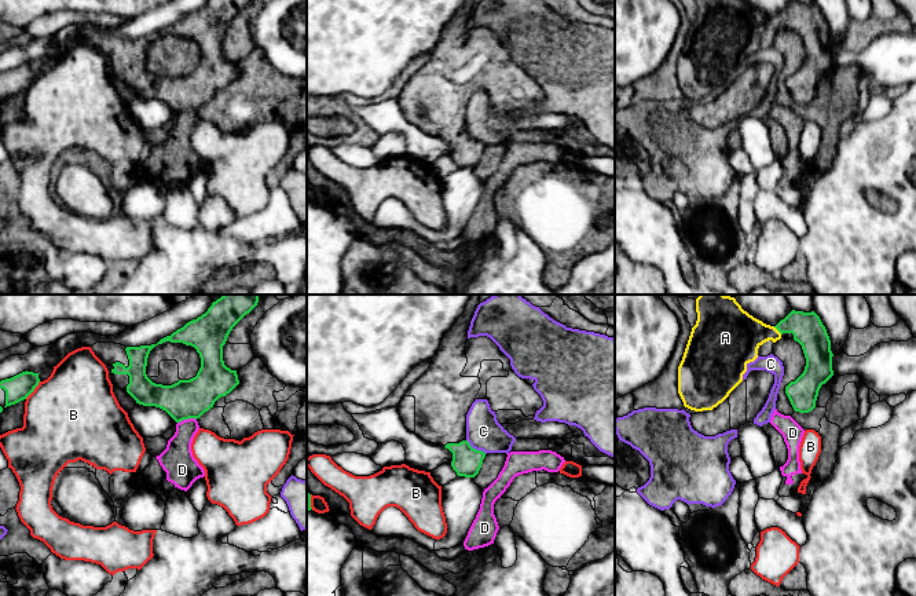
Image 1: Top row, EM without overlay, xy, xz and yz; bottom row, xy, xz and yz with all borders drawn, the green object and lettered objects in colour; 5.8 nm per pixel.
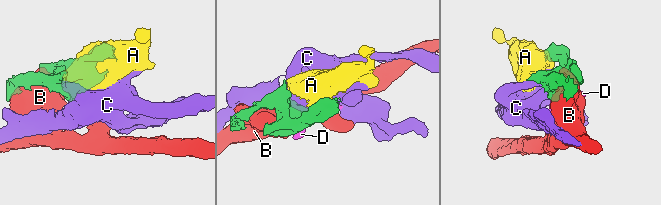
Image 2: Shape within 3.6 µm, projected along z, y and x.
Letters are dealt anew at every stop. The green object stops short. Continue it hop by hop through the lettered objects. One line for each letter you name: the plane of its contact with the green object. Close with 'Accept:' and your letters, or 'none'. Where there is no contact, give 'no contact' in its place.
A: contact in yz
Accept: A

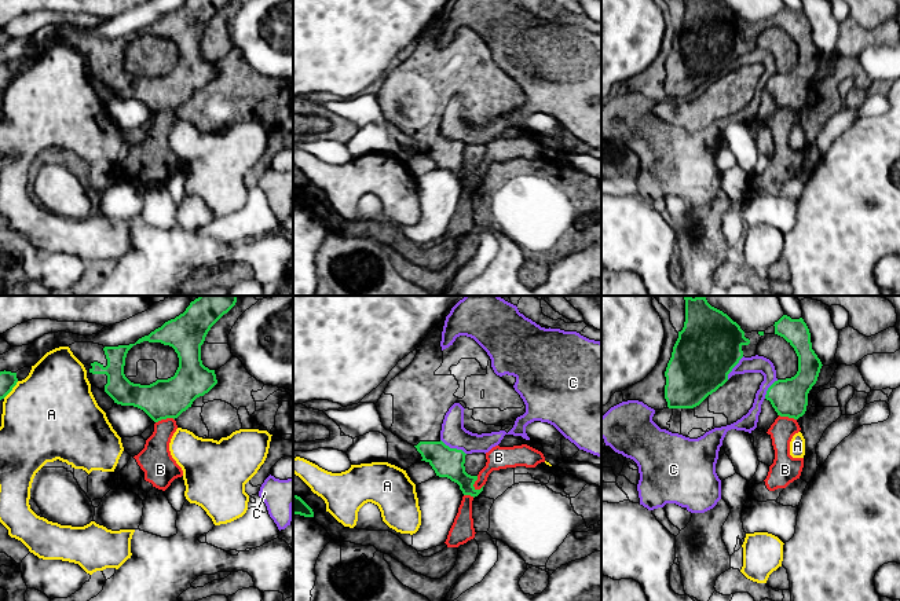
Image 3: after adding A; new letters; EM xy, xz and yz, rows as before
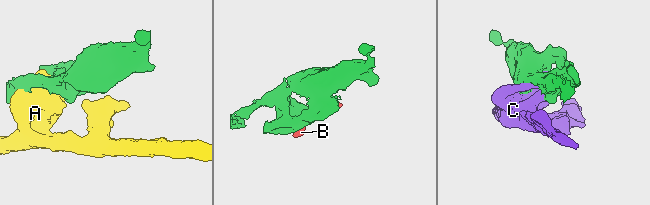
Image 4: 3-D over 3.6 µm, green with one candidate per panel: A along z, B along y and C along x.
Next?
Accept: none

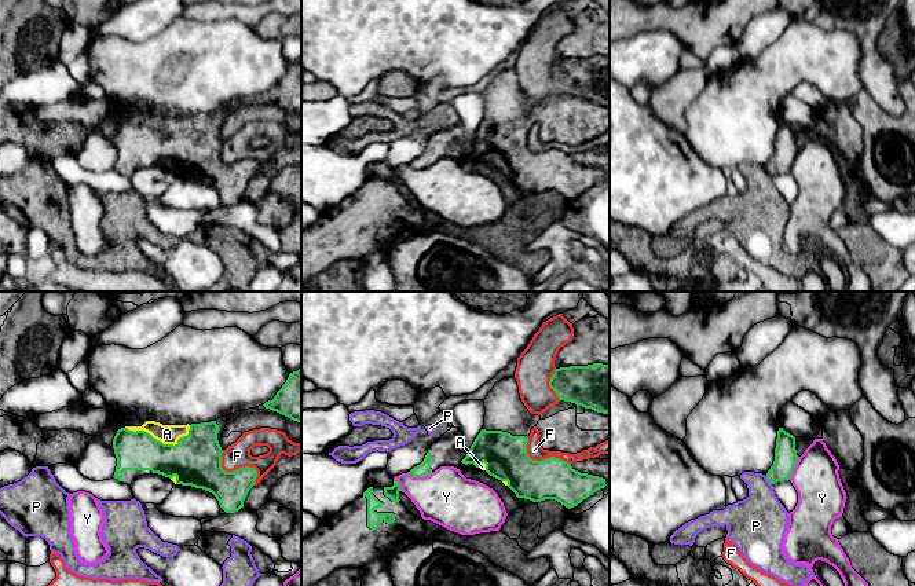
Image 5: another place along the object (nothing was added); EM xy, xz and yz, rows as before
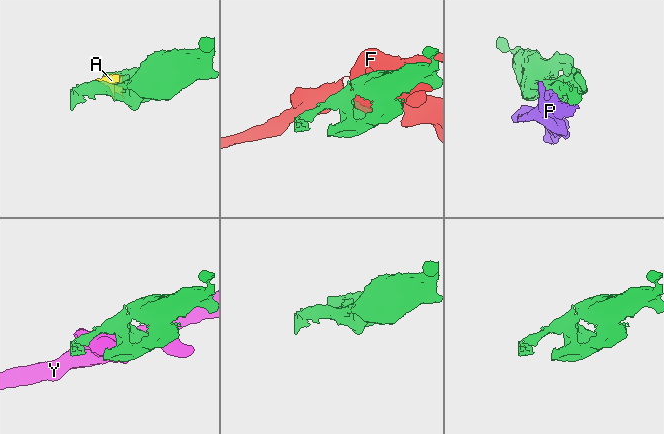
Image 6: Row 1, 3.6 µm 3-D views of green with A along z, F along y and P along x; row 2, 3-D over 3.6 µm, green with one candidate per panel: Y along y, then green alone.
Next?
A: contact in xy
Accept: A

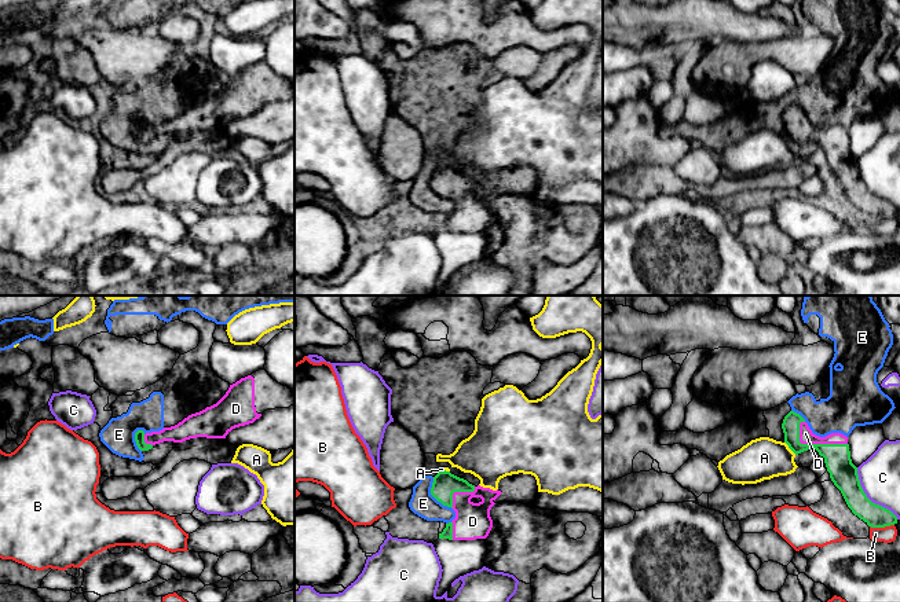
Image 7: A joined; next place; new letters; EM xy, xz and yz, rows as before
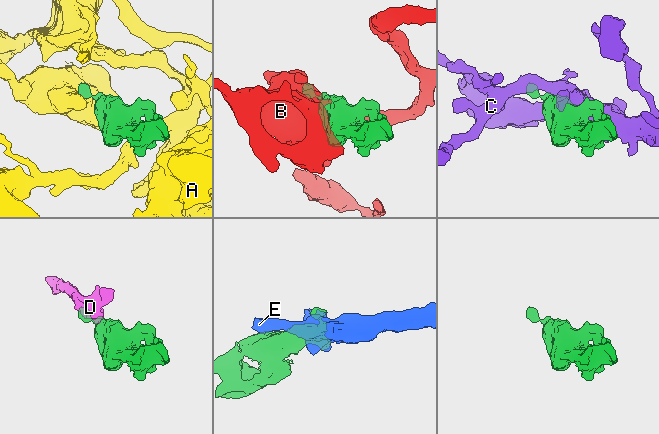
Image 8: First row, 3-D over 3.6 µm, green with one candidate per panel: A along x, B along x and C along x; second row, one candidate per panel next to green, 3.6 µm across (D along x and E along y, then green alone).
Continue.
D: contact in yz
Accept: D

